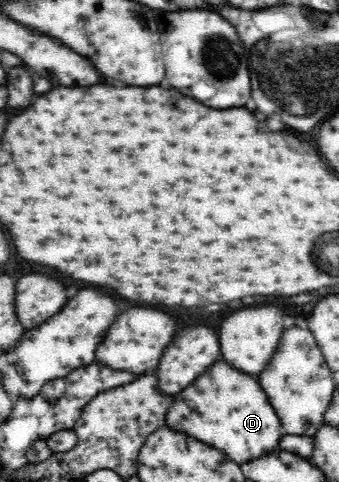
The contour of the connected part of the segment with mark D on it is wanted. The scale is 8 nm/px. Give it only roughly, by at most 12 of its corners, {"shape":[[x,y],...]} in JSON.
{"shape":[[217,362],[167,427],[243,462],[283,434],[259,382]]}

